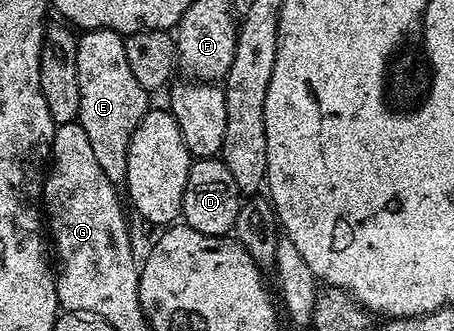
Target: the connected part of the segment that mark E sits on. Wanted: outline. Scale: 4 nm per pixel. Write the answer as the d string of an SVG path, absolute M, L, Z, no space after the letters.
M92 28L78 36L76 70L80 82L80 110L77 123L84 126L88 143L100 162L100 170L108 174L108 182L115 186L126 183L128 174L128 146L136 126L148 110L147 89L136 82L126 57L126 41L123 33L107 28Z

